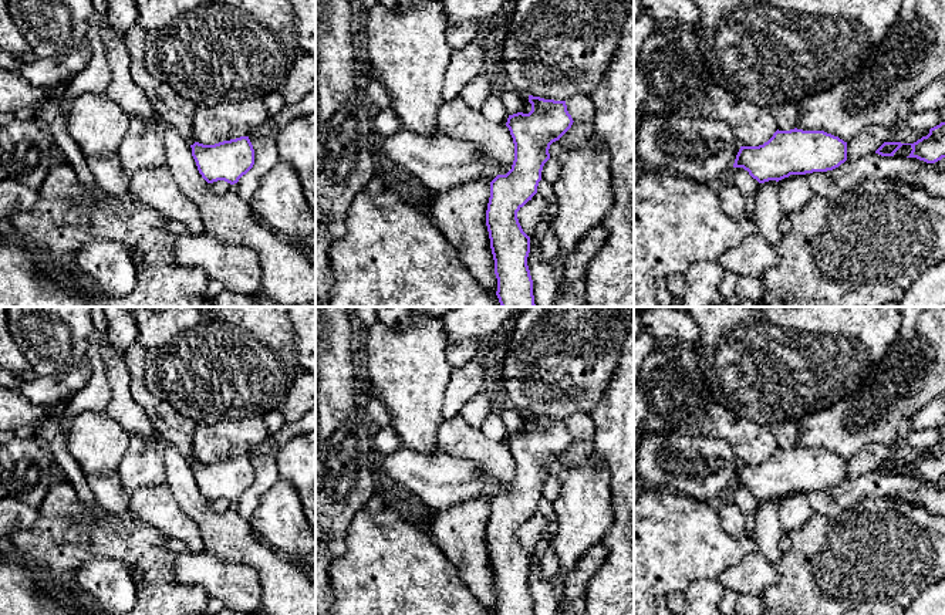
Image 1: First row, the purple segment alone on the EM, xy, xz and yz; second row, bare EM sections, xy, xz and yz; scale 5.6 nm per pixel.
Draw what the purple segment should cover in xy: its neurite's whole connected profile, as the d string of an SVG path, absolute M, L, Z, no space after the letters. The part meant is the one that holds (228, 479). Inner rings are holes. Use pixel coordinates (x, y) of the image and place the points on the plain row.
M249 455L223 459L215 463L190 463L198 489L207 501L239 500L254 483L254 467Z

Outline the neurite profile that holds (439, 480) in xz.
M401 447L384 455L381 467L392 481L404 484L431 511L499 493L497 481L483 473L480 463L442 452L423 455Z

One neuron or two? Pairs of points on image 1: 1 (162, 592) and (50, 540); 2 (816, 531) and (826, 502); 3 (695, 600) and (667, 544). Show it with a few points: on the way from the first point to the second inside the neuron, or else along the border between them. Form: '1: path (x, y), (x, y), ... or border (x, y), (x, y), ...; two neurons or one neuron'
1: path (139, 563), (117, 540), (80, 540); one neuron
2: border (854, 506), (834, 516), (814, 513); two neurons
3: border (716, 578), (697, 578), (682, 594); two neurons

